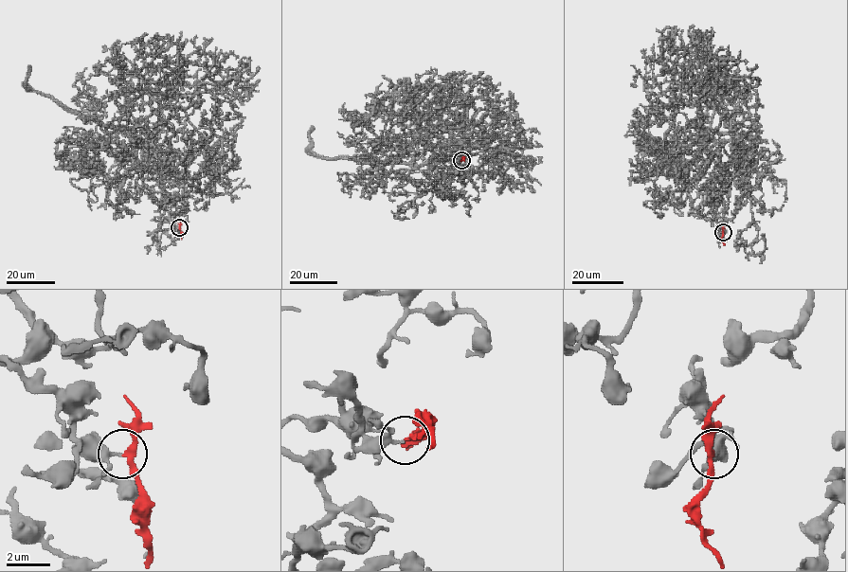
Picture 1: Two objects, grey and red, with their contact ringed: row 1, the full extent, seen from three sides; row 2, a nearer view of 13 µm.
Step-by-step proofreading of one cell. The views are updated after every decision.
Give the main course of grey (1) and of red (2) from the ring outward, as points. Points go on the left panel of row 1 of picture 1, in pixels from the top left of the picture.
1: (179, 227), (135, 129), (179, 106), (211, 132), (195, 130), (197, 151)
2: (179, 227), (182, 240)

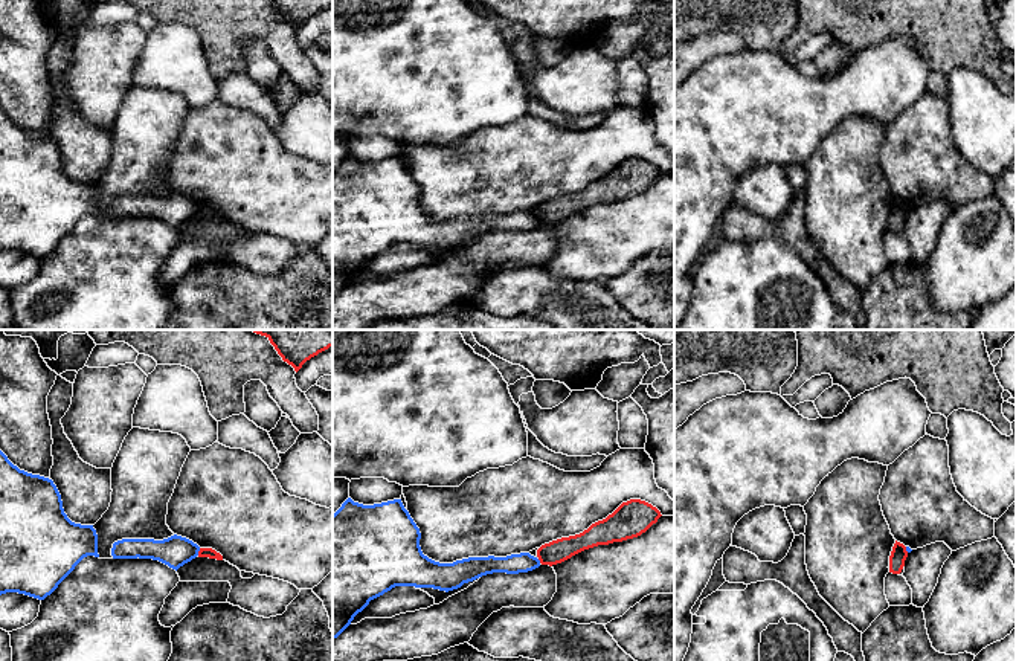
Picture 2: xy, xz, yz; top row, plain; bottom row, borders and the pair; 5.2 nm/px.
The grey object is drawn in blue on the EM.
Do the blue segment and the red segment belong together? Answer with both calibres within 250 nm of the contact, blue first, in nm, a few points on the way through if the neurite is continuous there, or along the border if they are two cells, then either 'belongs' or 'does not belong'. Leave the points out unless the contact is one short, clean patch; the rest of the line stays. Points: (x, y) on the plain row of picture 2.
calibres 160 and 50 nm; border xy (200, 206), (197, 212); does not belong

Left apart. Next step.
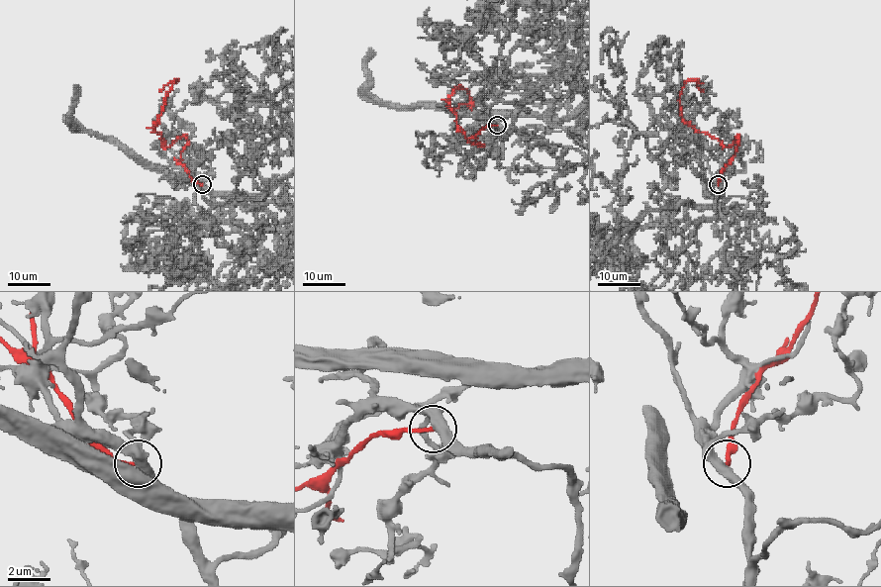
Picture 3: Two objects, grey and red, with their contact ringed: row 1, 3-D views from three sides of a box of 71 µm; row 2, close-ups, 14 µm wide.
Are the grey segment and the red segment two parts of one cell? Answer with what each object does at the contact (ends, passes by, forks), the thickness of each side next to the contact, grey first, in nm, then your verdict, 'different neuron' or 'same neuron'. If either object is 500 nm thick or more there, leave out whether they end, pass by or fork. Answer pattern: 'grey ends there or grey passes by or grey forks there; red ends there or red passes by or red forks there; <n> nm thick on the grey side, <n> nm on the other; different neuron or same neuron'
grey forks there; red ends there; 380 nm thick on the grey side, 170 nm on the other; different neuron

